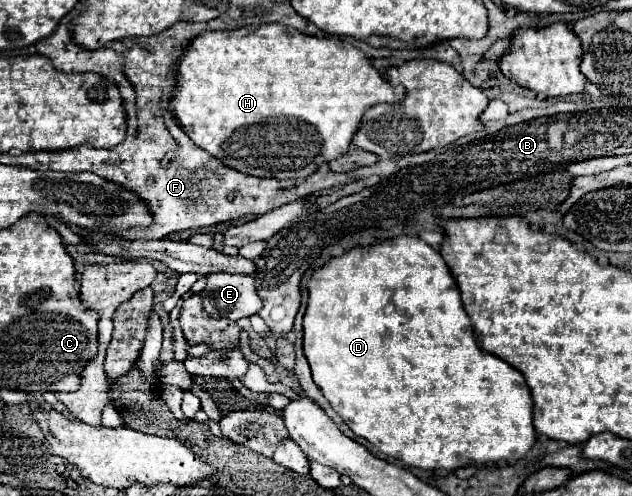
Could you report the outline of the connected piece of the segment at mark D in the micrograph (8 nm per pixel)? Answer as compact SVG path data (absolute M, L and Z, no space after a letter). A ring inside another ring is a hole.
M399 236L393 240L385 240L379 244L373 244L367 252L345 252L343 256L331 258L323 268L313 272L311 280L307 282L309 288L309 304L303 318L303 350L309 360L313 382L321 388L323 396L329 400L331 408L343 418L343 422L361 438L369 440L379 452L401 460L407 466L423 468L423 470L447 470L455 472L457 468L467 466L487 466L487 464L515 464L521 458L527 456L527 452L533 448L537 440L537 432L533 428L533 398L531 390L519 370L515 370L511 364L503 362L501 358L481 350L475 342L471 320L463 308L459 286L449 274L445 260L441 258L439 250L427 246L421 238L415 236Z

